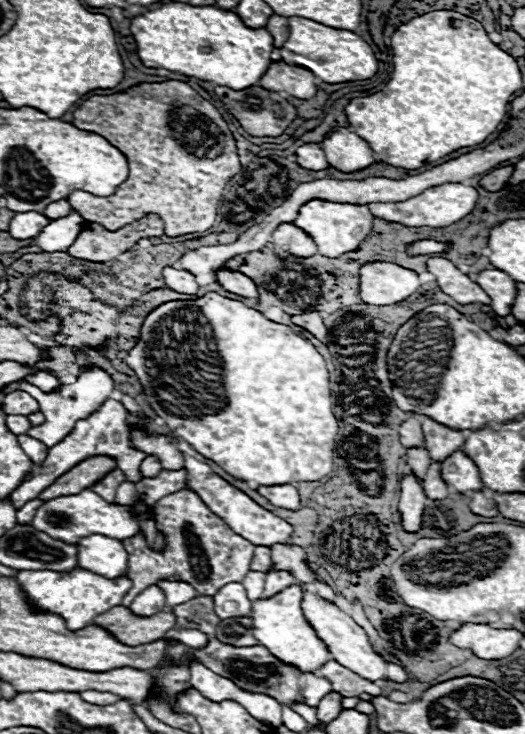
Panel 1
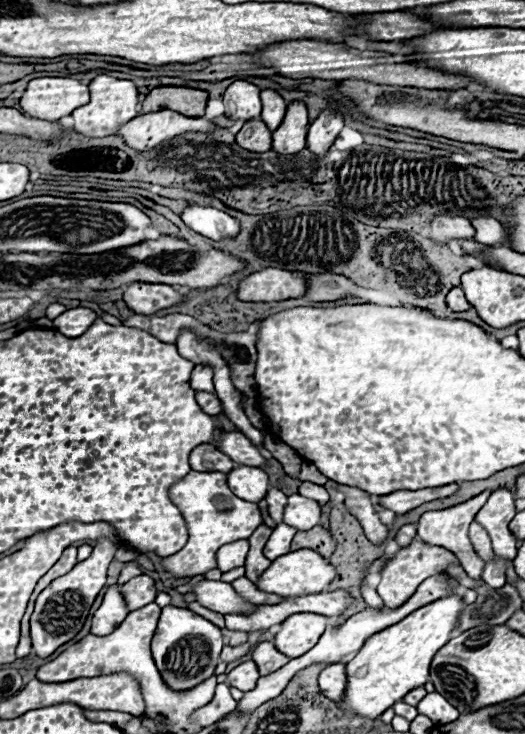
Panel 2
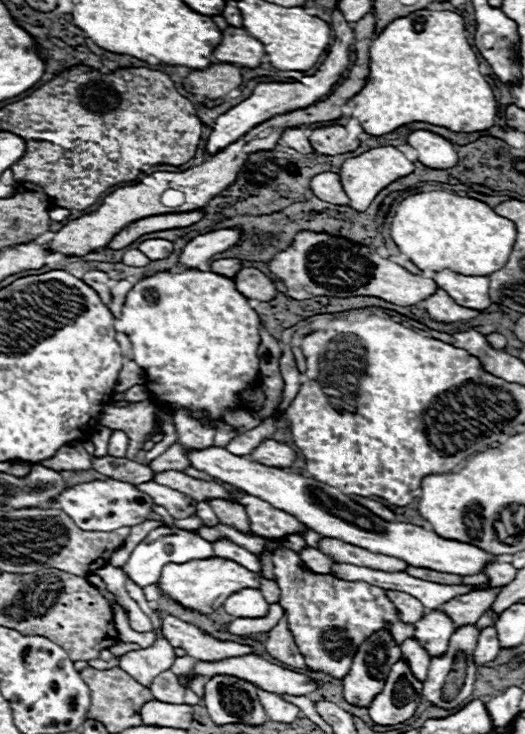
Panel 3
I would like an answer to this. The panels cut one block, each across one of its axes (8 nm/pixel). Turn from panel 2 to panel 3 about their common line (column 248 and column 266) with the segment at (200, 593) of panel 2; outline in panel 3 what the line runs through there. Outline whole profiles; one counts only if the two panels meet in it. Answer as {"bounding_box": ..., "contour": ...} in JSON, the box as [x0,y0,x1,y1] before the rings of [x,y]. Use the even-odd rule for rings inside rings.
{"bounding_box":[222,588,268,618],"contour":[[[244,588],[228,596],[222,608],[234,618],[262,618],[268,612],[268,602],[264,600],[260,590]]]}

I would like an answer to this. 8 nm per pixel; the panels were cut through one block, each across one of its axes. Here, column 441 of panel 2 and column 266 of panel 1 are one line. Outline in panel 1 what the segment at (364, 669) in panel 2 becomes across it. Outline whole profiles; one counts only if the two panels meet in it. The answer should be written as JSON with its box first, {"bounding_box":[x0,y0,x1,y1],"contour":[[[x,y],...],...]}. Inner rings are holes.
{"bounding_box":[250,584,330,672],"contour":[[[298,584],[278,592],[278,596],[256,600],[254,612],[250,614],[254,624],[254,638],[258,640],[258,644],[274,652],[274,656],[284,664],[290,664],[300,672],[316,672],[318,668],[322,668],[322,664],[330,660],[328,658],[330,654],[328,648],[322,644],[322,640],[318,640],[314,628],[306,622],[300,608],[300,600],[302,600],[302,590]]]}

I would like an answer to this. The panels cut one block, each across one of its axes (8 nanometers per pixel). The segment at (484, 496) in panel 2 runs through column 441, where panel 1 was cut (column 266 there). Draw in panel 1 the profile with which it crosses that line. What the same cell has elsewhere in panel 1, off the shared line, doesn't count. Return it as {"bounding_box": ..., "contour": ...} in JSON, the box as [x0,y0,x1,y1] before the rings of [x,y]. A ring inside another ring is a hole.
{"bounding_box":[184,454,292,548],"contour":[[[184,454],[184,460],[186,460],[184,468],[186,468],[186,474],[188,474],[186,488],[192,490],[192,492],[198,492],[200,500],[202,500],[216,516],[220,516],[234,532],[238,532],[240,536],[244,536],[246,540],[250,540],[250,542],[256,544],[256,546],[268,546],[268,548],[270,548],[272,544],[286,542],[286,540],[290,538],[292,526],[290,526],[286,520],[274,516],[272,512],[264,510],[262,506],[258,506],[258,504],[256,504],[250,496],[246,496],[242,490],[234,488],[232,484],[228,484],[226,480],[222,480],[218,474],[214,474],[208,464],[202,464],[202,462],[198,462],[196,458],[192,458],[192,456],[188,456],[188,454]]]}

